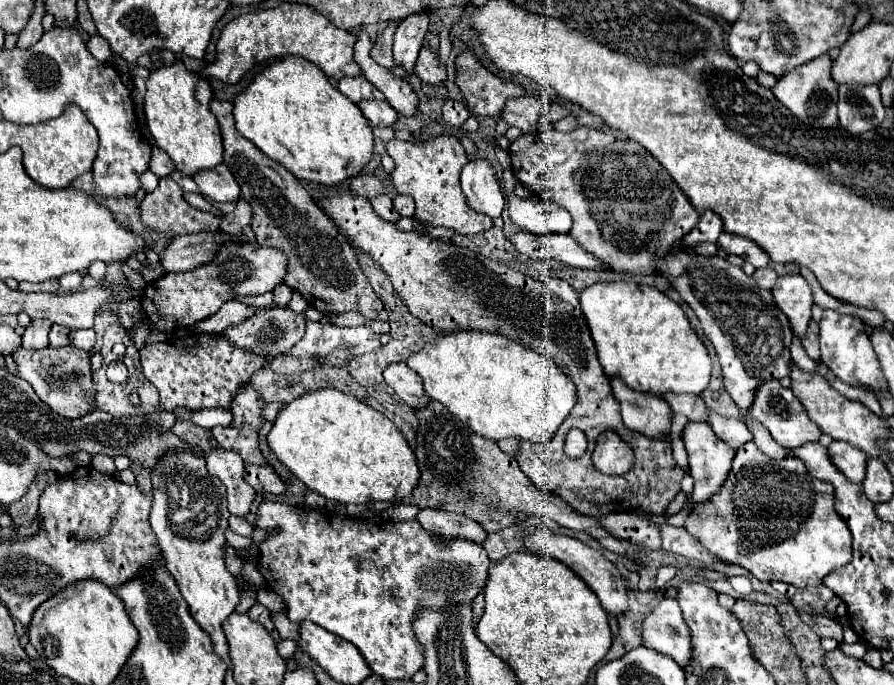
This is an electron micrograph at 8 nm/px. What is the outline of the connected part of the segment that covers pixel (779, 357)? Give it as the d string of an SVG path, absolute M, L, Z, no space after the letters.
M680 250L676 256L668 256L658 262L658 270L670 280L670 284L680 292L682 300L694 310L698 316L702 330L706 338L714 344L716 354L720 358L724 386L732 400L740 406L740 410L748 410L754 390L772 378L786 378L792 370L792 358L790 358L790 346L792 346L792 330L788 324L788 318L778 310L772 292L756 286L756 282L744 274L742 268L726 264L726 260L718 256L700 256L694 250Z

